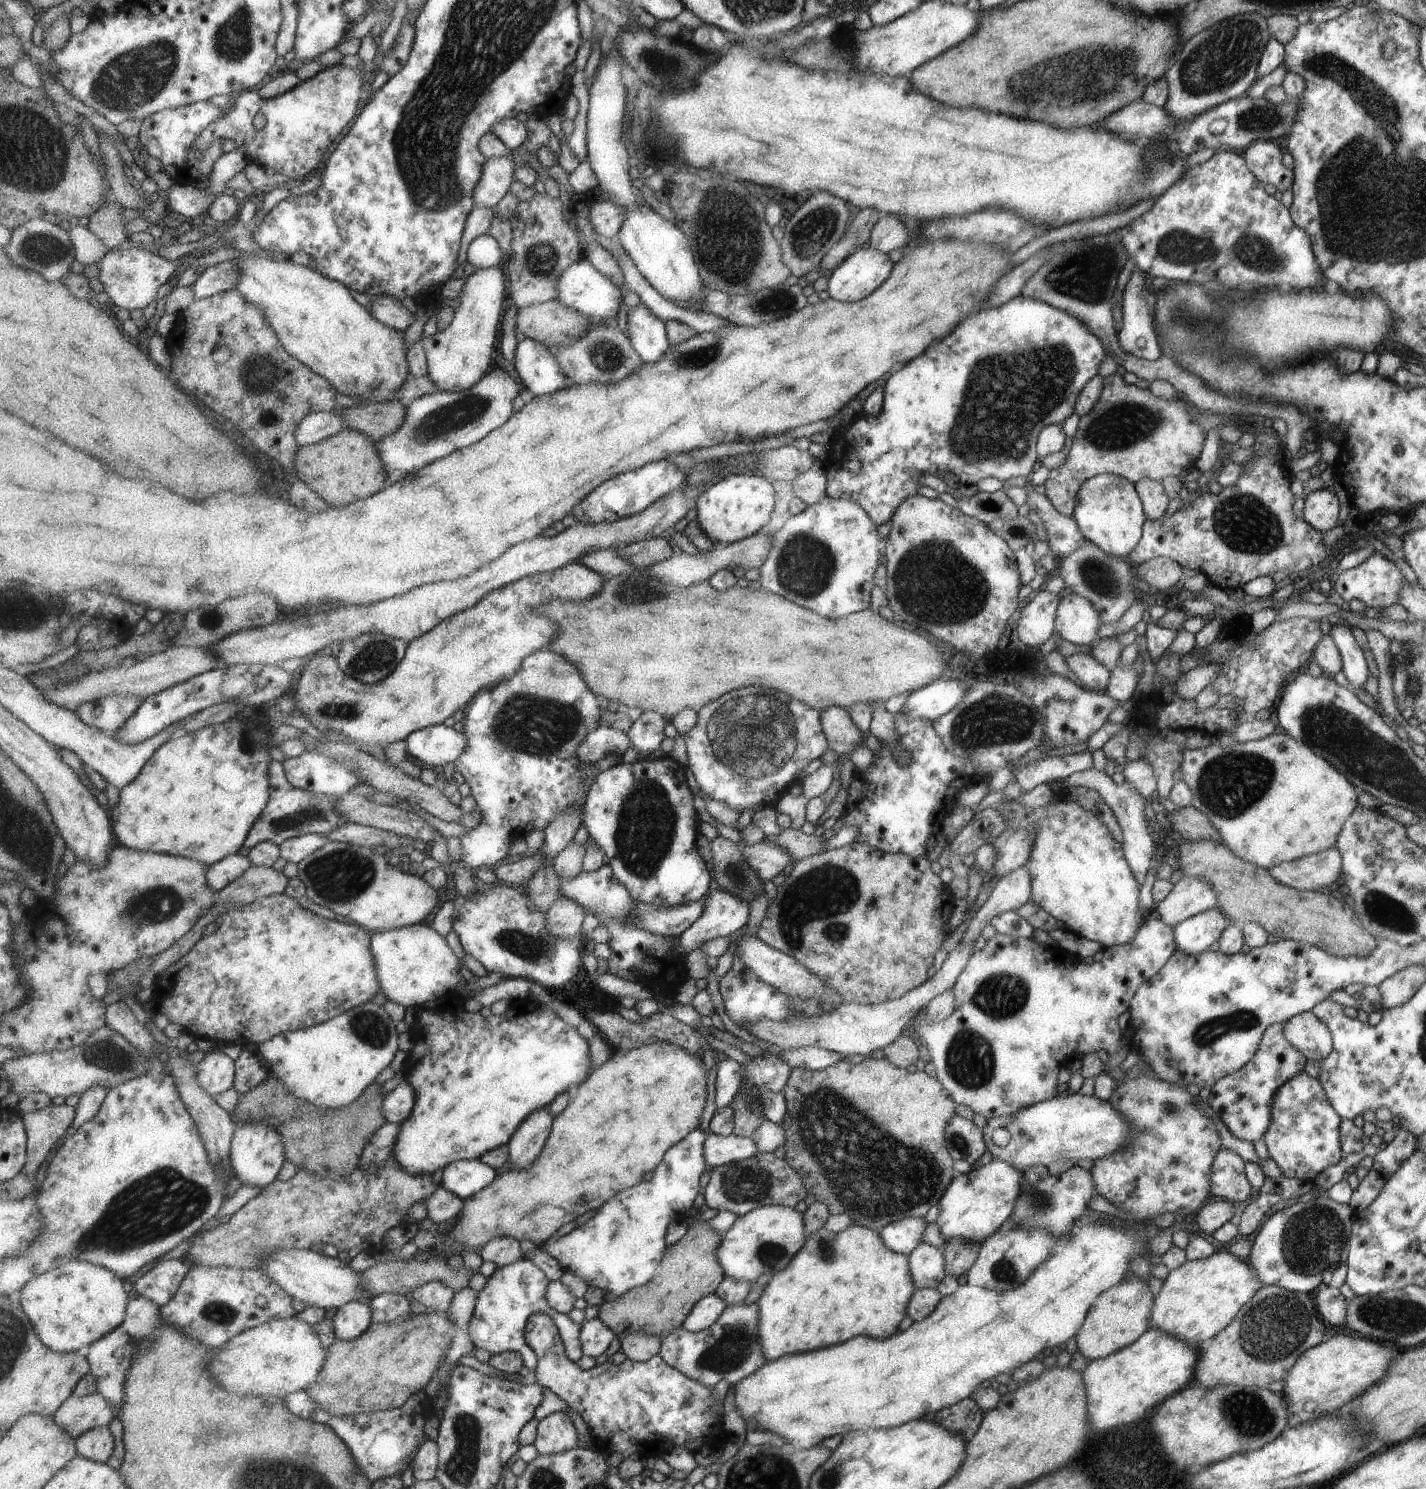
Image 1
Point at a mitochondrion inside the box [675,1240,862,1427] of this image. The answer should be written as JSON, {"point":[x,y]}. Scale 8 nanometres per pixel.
{"point":[736,1344]}

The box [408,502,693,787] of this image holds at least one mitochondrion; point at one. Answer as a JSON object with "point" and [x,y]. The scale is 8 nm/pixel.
{"point":[536,726]}

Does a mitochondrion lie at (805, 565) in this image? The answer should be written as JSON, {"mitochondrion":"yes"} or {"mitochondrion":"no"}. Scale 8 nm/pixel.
{"mitochondrion":"yes"}

